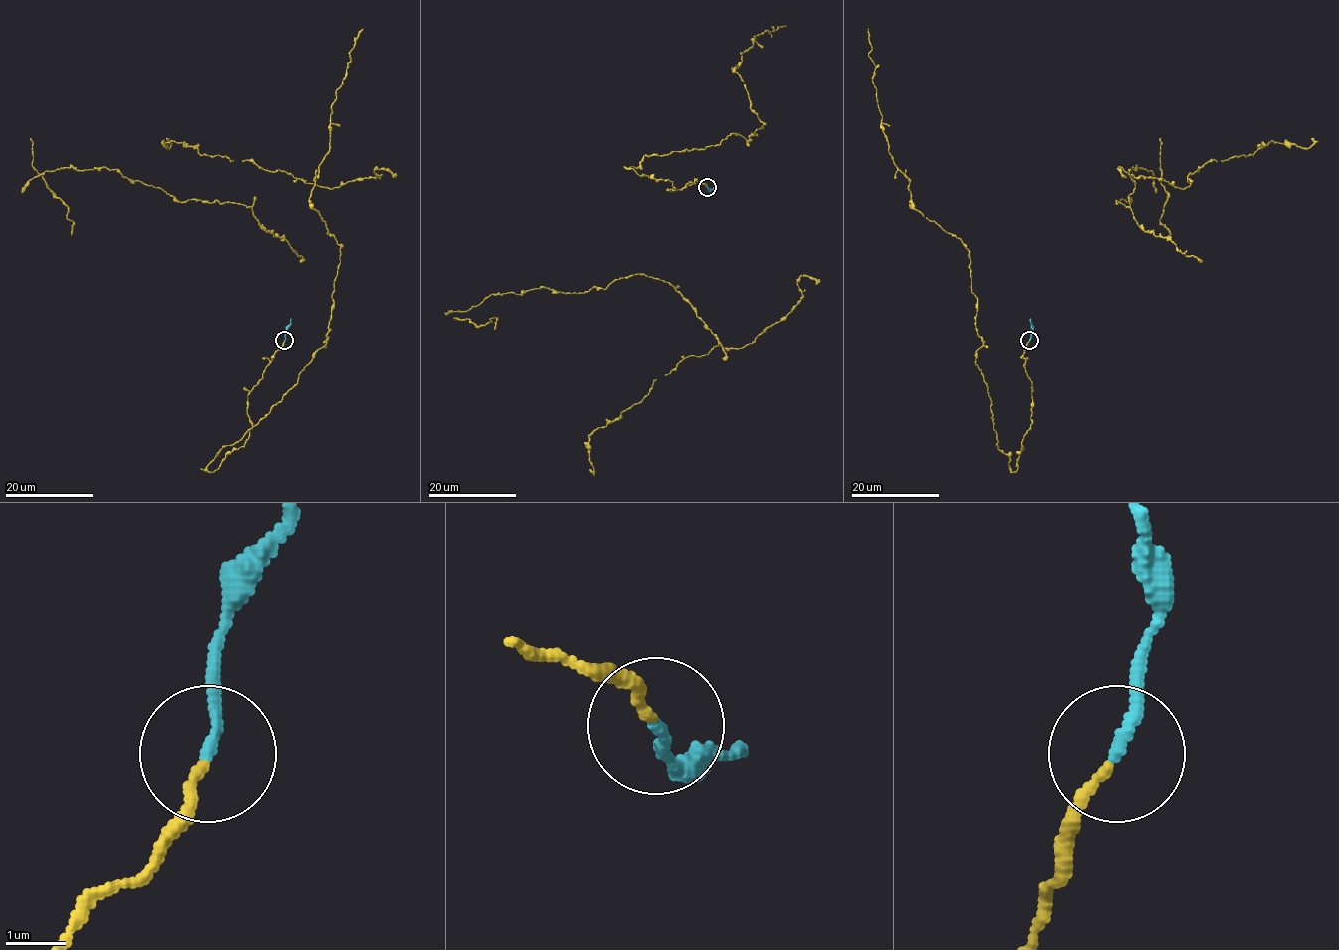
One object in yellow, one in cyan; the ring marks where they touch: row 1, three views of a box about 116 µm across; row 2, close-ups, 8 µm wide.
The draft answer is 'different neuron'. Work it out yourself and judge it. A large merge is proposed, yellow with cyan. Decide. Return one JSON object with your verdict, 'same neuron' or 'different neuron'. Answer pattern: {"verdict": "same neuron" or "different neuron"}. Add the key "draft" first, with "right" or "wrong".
{"draft": "wrong", "verdict": "same neuron"}

